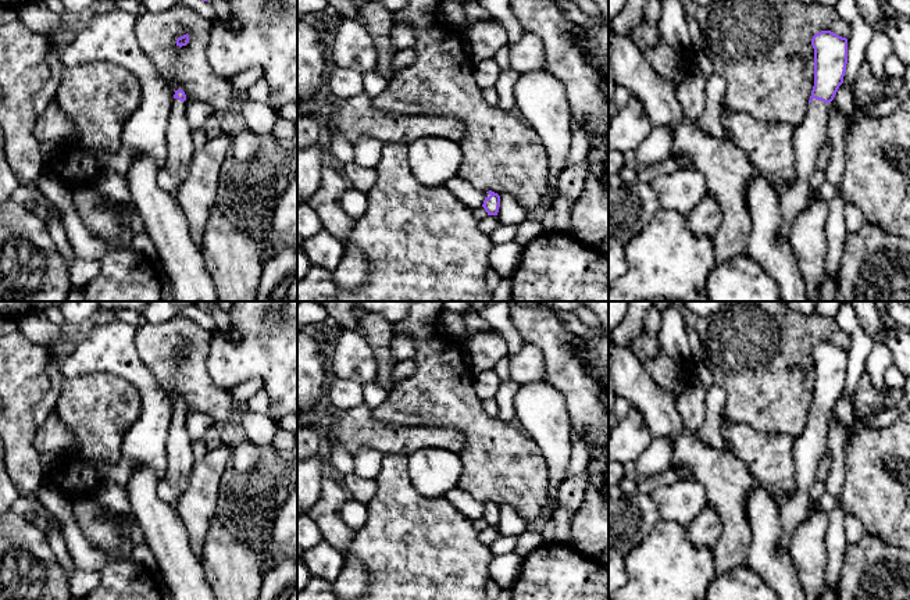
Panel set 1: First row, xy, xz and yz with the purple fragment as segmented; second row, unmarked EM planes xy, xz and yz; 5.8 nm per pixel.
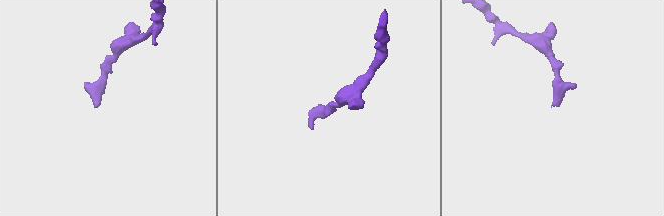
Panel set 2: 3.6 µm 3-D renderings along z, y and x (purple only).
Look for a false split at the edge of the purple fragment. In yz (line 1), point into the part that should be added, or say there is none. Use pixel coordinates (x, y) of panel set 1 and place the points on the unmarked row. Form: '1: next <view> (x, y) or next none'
1: next yz (809, 447)

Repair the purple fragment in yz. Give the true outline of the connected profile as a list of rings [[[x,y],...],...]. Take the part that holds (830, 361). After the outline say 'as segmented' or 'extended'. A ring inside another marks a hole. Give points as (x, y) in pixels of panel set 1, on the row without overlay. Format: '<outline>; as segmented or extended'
[[[821,342],[811,350],[814,360],[814,397],[803,432],[795,438],[793,460],[796,492],[779,506],[779,547],[789,553],[795,529],[810,511],[810,489],[817,483],[816,472],[828,451],[829,414],[834,411],[847,375],[847,350],[831,342]]]; extended

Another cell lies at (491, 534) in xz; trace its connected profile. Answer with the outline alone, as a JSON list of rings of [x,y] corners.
[[[488,526],[479,532],[478,538],[485,546],[490,546],[495,540],[502,538],[502,533],[499,532],[497,526]]]

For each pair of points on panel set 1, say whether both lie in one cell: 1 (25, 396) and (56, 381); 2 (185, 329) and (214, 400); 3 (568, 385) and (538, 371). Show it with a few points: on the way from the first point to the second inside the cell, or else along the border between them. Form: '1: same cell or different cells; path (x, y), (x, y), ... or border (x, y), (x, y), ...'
1: different cells; border (57, 352), (46, 367), (49, 390), (31, 411)
2: same cell; path (196, 347), (196, 382)
3: different cells; border (532, 343), (539, 349), (543, 359), (543, 379)

